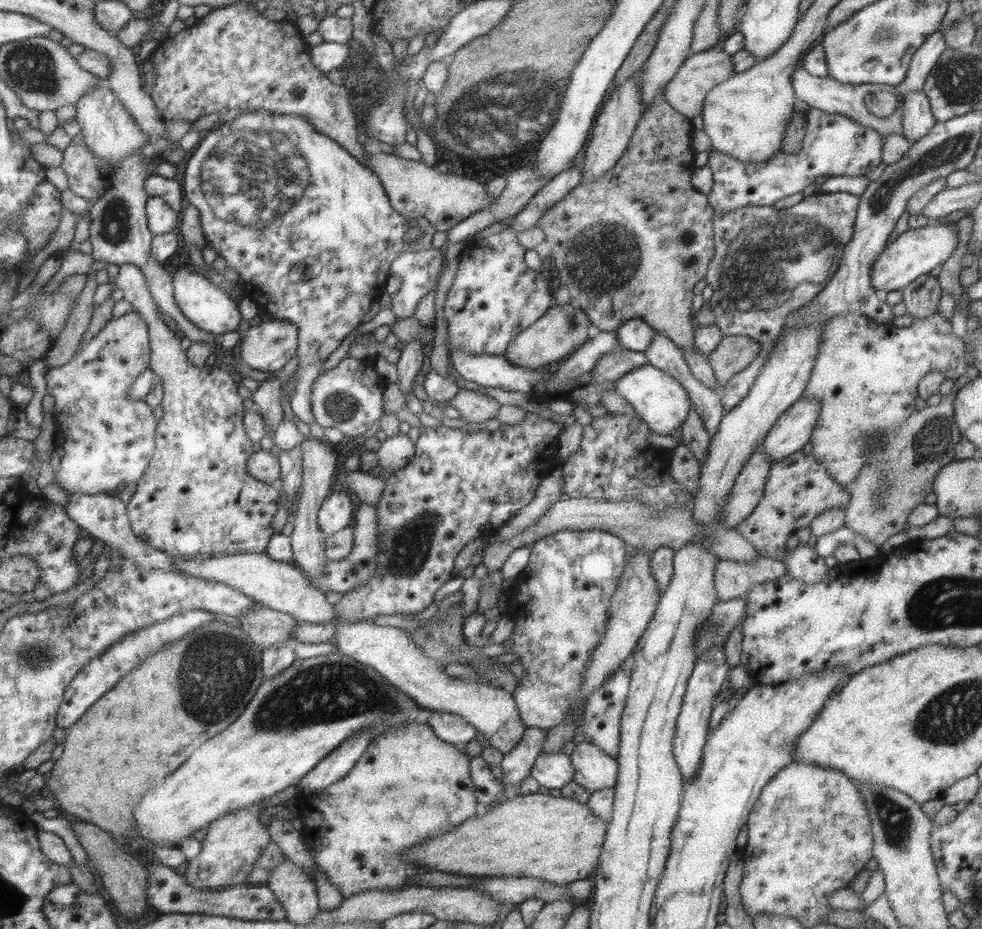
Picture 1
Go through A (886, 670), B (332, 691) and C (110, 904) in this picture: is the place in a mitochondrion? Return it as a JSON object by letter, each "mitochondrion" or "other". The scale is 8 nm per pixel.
{"A":"other","B":"mitochondrion","C":"other"}

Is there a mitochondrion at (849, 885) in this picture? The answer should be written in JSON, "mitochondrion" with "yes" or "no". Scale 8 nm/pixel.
{"mitochondrion":"no"}

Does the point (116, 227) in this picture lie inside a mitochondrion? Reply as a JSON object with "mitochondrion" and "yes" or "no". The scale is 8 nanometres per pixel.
{"mitochondrion":"yes"}

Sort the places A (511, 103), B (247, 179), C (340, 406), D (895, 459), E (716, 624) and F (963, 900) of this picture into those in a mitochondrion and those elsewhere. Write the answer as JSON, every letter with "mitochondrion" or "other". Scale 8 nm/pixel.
{"A":"mitochondrion","B":"mitochondrion","C":"mitochondrion","D":"mitochondrion","E":"mitochondrion","F":"other"}

